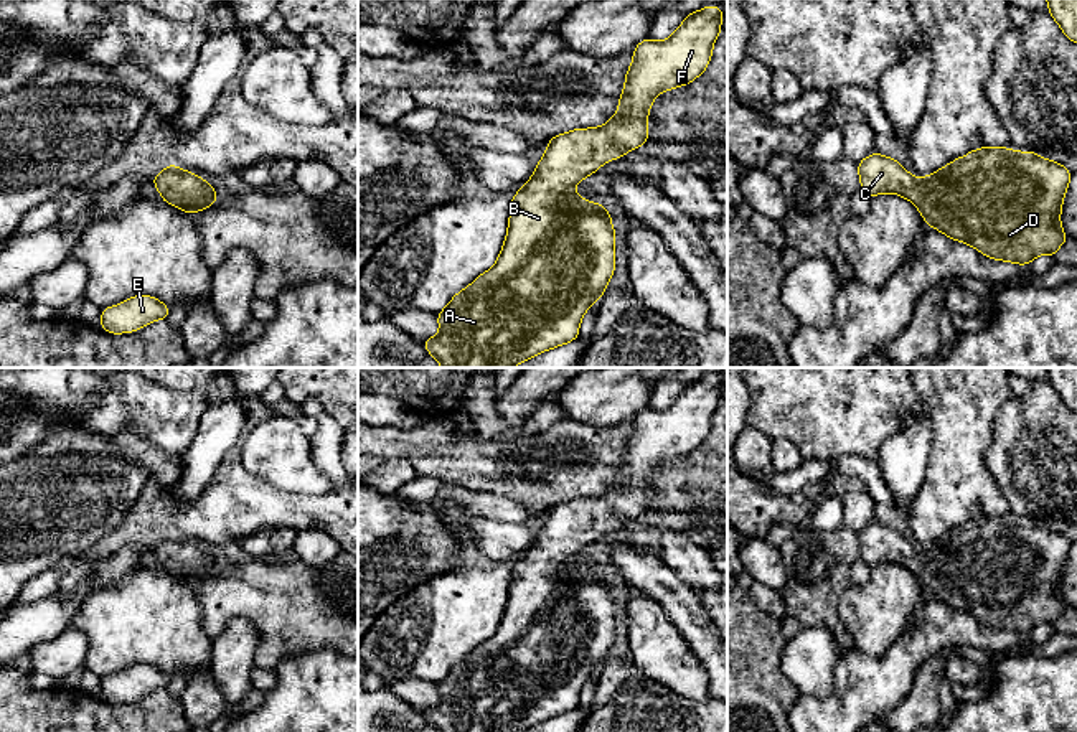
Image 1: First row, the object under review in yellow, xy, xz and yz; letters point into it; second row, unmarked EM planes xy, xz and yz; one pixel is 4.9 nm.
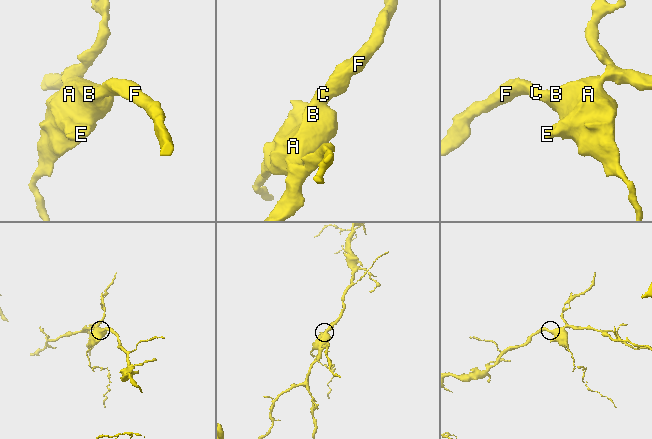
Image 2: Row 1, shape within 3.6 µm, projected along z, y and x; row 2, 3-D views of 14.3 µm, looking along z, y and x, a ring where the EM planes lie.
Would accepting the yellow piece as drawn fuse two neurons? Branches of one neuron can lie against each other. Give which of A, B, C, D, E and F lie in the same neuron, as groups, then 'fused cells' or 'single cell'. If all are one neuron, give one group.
A B C D E F; single cell

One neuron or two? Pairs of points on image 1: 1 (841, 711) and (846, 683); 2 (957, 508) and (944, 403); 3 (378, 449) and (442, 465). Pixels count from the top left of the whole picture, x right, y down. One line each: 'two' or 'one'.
1: one
2: one
3: one

